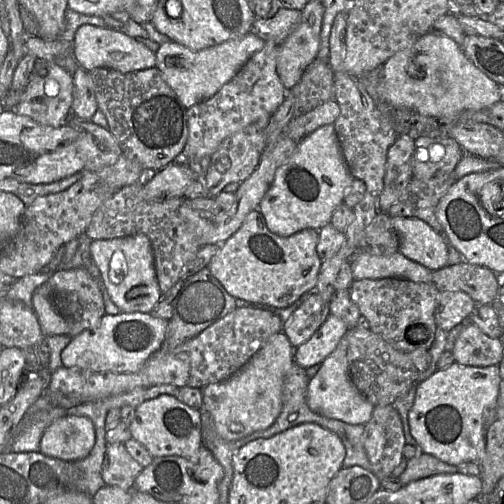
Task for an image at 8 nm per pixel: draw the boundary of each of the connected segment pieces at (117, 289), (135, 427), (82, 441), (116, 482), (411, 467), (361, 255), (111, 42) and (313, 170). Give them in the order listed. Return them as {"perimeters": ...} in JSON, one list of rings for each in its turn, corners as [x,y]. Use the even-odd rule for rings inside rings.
{"perimeters":[[[[135,234],[121,238],[92,240],[90,252],[112,301],[122,313],[150,313],[162,299],[154,266],[153,248],[146,235]]],[[[163,394],[137,406],[130,430],[132,438],[144,445],[153,458],[175,455],[191,462],[199,459],[202,446],[200,411],[175,396]]],[[[67,415],[55,419],[44,430],[40,451],[65,461],[82,460],[91,452],[95,439],[94,425],[89,418]]],[[[107,443],[102,464],[102,478],[106,486],[134,490],[134,482],[143,467],[135,461],[123,443]]],[[[422,452],[408,460],[405,471],[396,481],[405,486],[412,481],[433,475],[456,474],[461,471],[460,467],[447,464],[432,455]]],[[[359,250],[352,258],[354,280],[403,278],[418,283],[433,282],[432,271],[401,252],[380,256]]],[[[82,25],[74,36],[74,57],[79,66],[90,71],[110,68],[122,73],[156,67],[156,55],[147,46],[124,33],[94,25]]],[[[326,124],[301,140],[292,156],[277,169],[258,209],[268,229],[278,236],[289,237],[308,228],[320,230],[331,223],[332,215],[343,203],[353,179],[334,125]]]]}

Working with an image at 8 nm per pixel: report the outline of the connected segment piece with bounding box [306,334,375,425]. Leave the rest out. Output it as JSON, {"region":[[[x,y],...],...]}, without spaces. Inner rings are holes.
{"region":[[[345,334],[335,351],[323,361],[318,374],[310,380],[307,389],[307,404],[313,412],[327,418],[351,425],[364,425],[370,420],[375,406],[352,383],[349,377],[347,352],[348,341]]]}

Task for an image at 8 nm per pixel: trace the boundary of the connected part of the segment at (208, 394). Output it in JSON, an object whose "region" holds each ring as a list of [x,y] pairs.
{"region":[[[284,332],[267,339],[250,360],[227,380],[202,389],[203,406],[210,414],[217,434],[226,441],[236,441],[269,428],[282,411],[282,388],[295,363],[295,347]]]}

